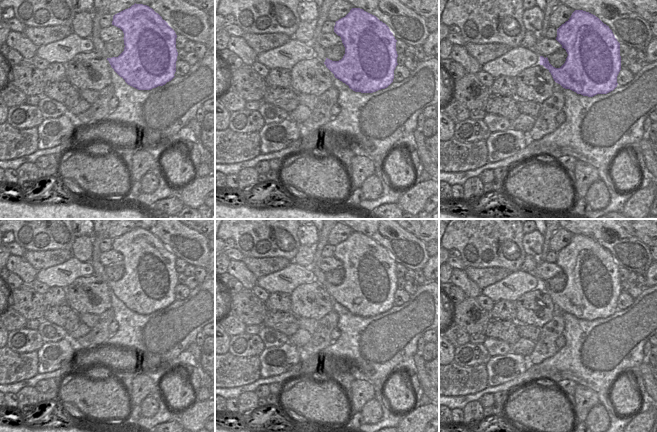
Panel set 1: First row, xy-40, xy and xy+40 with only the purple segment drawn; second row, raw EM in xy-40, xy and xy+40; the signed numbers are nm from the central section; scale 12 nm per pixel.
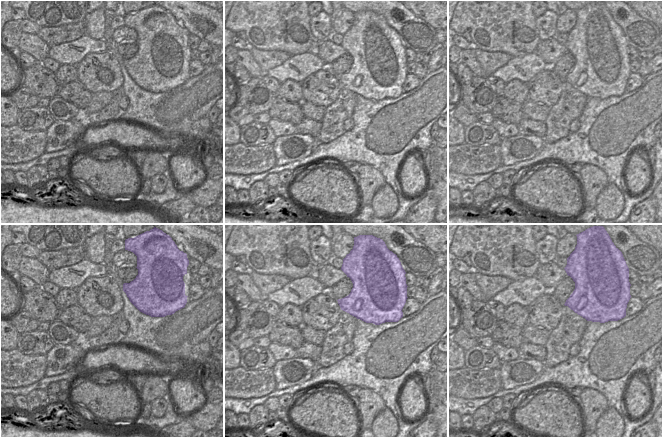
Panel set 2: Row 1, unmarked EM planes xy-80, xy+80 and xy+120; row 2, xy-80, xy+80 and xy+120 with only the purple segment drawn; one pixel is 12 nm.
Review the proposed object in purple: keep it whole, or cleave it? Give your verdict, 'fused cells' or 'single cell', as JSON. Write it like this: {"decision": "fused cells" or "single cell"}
{"decision": "fused cells"}

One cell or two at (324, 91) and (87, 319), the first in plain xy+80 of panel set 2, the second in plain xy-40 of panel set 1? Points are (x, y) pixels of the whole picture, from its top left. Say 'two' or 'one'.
two

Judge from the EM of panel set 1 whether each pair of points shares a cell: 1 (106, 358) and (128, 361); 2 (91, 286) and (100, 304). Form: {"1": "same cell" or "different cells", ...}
{"1": "same cell", "2": "same cell"}

